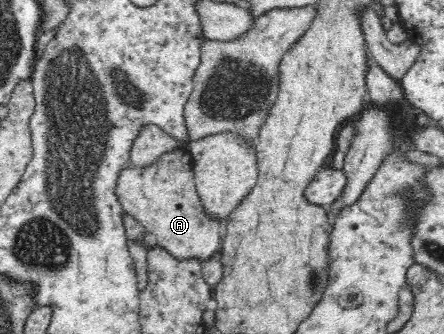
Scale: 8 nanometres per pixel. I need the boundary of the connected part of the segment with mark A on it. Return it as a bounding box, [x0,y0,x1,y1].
[115,147,223,260]

